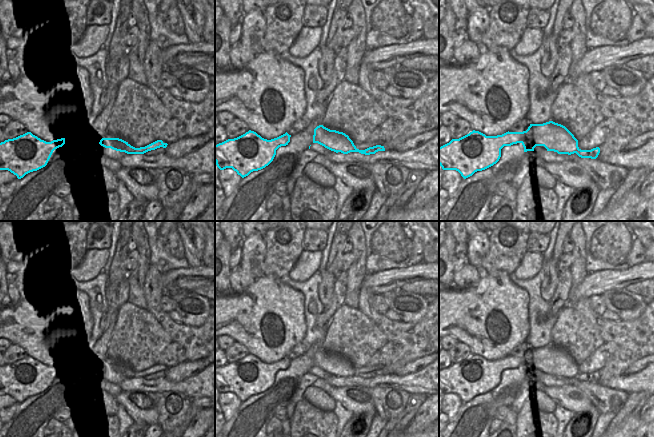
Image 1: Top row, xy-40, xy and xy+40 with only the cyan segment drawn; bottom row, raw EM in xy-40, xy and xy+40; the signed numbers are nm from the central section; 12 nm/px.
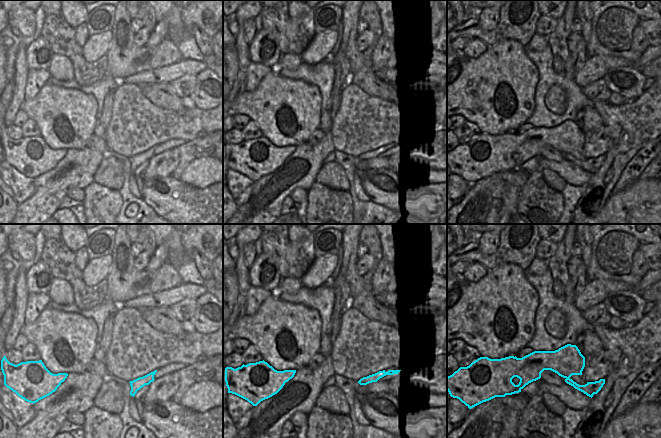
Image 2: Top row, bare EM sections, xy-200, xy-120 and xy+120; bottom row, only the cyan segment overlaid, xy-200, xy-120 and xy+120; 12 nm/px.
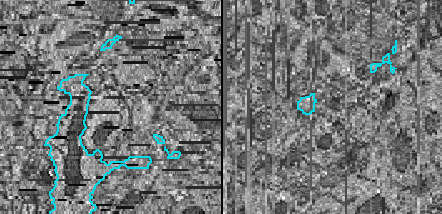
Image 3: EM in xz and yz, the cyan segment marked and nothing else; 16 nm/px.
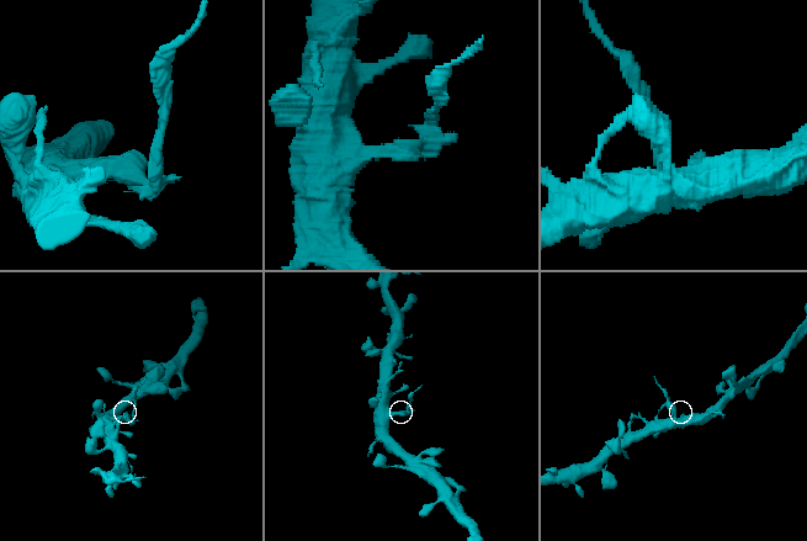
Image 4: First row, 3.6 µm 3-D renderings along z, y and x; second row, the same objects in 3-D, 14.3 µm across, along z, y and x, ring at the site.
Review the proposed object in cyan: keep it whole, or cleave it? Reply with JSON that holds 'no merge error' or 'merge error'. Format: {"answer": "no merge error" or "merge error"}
{"answer": "merge error"}

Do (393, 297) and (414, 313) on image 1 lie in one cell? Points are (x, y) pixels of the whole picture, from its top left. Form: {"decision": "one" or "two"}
{"decision": "one"}

